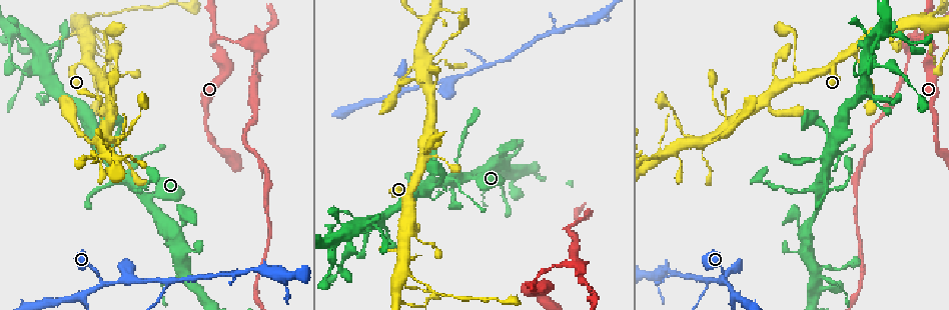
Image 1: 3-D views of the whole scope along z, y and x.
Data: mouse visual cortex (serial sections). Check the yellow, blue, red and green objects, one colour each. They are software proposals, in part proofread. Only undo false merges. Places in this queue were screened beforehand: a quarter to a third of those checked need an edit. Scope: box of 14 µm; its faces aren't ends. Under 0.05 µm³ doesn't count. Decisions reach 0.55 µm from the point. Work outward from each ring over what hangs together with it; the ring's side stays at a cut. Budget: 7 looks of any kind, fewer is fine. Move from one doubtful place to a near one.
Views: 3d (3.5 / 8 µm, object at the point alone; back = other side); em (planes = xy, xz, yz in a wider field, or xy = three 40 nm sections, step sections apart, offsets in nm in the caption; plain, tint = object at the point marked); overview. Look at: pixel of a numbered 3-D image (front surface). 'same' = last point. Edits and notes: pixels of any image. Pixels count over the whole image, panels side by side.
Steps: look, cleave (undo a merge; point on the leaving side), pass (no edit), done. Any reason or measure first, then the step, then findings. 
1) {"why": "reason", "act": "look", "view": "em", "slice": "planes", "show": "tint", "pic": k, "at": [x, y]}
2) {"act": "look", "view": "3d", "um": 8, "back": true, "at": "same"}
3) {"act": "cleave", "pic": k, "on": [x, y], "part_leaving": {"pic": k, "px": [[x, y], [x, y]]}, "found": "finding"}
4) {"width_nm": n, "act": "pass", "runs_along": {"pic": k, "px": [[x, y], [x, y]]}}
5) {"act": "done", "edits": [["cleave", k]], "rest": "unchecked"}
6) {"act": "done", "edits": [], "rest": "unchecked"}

{"why": "a fork", "act": "look", "view": "3d", "um": 3.5, "pic": 1, "at": [213, 40]}

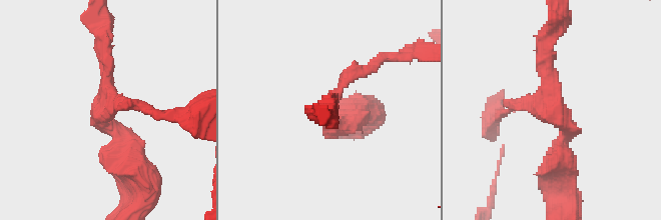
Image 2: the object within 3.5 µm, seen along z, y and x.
{"arms": 3, "arm_widths_nm": [200, 250, 350], "why": "shape alone is not enough", "act": "look", "view": "em", "slice": "xy", "step": 2, "show": "tint", "pic": 2, "at": [102, 112]}

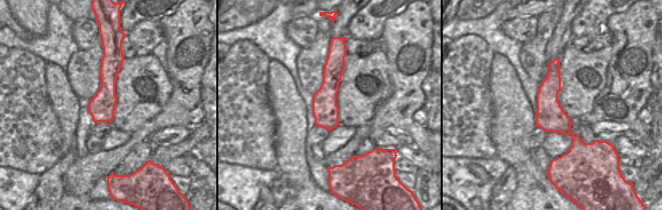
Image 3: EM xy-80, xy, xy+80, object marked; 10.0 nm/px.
{"act": "pass", "runs_along": {"pic": 3, "px": [[556, 61], [551, 114], [574, 137], [564, 157]]}, "found": "one cell here"}

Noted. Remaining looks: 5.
{"why": "abrupt turn", "act": "look", "view": "3d", "um": 3.5, "pic": 1, "at": [423, 66]}

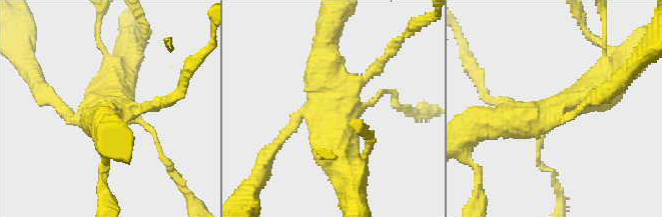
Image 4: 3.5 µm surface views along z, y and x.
{"why": "now the EM", "act": "look", "view": "em", "slice": "xy", "step": 2, "show": "plain", "pic": 4, "at": [335, 114]}

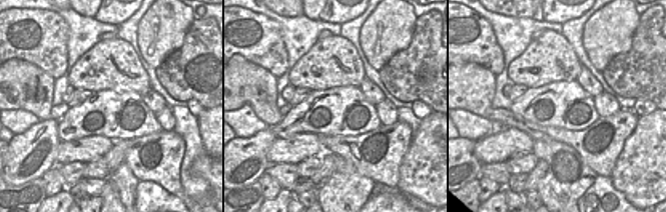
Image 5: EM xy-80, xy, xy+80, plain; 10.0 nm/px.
{"why": "where the object lies", "act": "look", "view": "em", "slice": "xy", "step": 2, "show": "tint", "at": "same"}

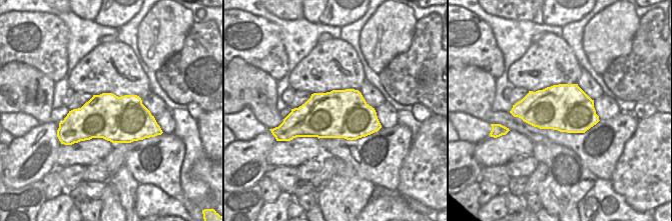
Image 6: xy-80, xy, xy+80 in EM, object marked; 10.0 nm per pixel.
{"act": "pass", "runs_along": {"pic": 4, "px": [[614, 77], [555, 110], [499, 120]]}, "found": "continuous, no second cell"}

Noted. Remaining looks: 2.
{"why": "branch point", "act": "look", "view": "3d", "um": 8, "pic": 1, "at": [850, 49]}

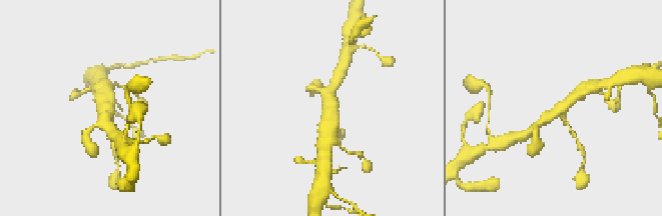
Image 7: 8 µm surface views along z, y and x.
{"act": "look", "view": "em", "slice": "xy", "step": 1, "show": "tint", "pic": 7, "at": [559, 109]}

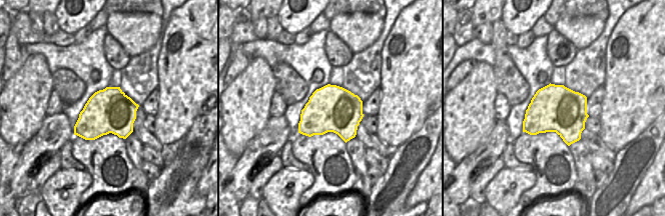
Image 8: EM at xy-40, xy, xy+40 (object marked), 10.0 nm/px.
{"arm_widths_nm": [150, 300, 400], "act": "pass", "runs_along": {"pic": 7, "px": [[539, 125], [581, 92]]}, "found": "one cell here"}

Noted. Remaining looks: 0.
{"act": "done", "edits": [], "rest": "unchecked"}

